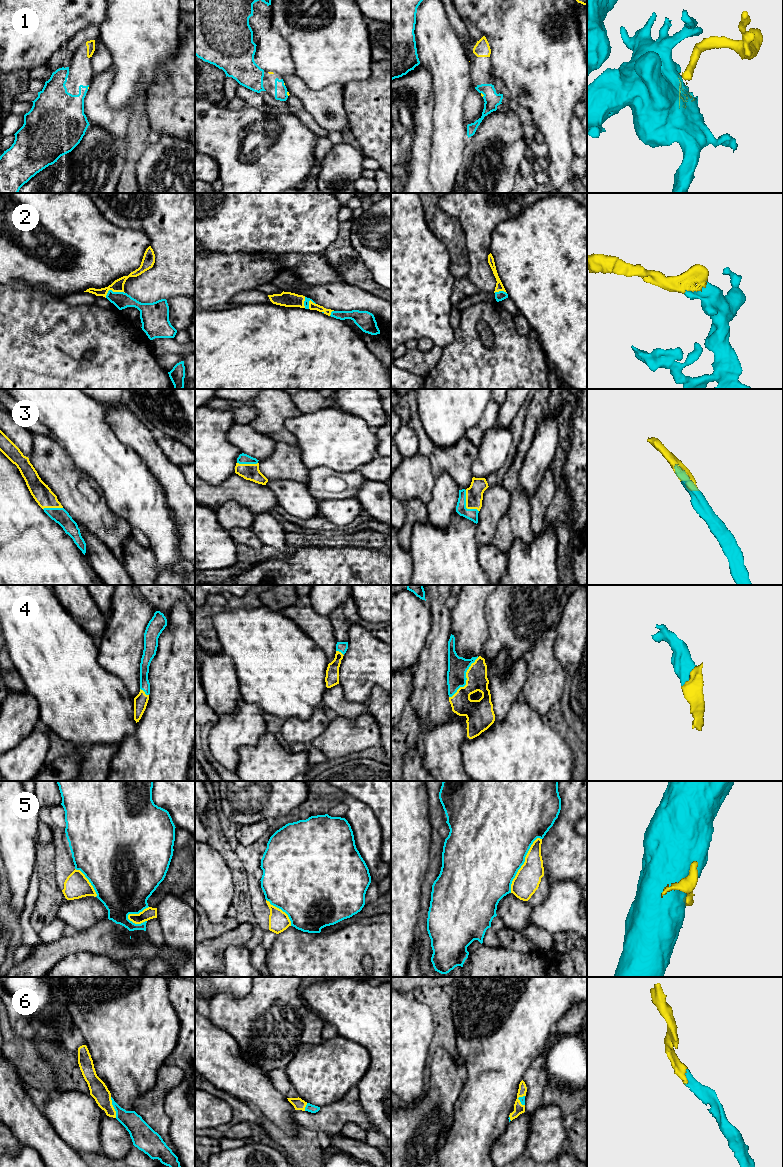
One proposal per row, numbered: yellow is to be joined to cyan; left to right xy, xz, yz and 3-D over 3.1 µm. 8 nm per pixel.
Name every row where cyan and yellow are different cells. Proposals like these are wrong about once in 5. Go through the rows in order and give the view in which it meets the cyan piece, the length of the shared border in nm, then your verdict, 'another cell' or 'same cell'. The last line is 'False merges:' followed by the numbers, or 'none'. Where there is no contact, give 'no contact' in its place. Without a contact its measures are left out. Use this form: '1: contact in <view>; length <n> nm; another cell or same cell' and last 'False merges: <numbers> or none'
1: contact in xz; length 40 nm; same cell
2: contact in xy; length 170 nm; same cell
3: contact in yz; length 200 nm; same cell
4: contact in yz; length 400 nm; same cell
5: contact in yz; length 500 nm; another cell
6: contact in xy; length 180 nm; same cell
False merges: 5

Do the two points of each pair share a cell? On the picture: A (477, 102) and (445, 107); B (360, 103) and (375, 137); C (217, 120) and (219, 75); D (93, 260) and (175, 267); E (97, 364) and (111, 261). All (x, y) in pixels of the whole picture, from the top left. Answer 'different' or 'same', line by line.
A: different
B: same
C: different
D: different
E: different

